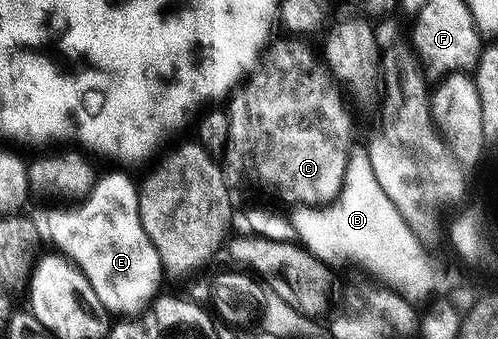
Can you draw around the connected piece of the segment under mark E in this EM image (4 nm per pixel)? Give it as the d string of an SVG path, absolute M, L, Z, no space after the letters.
M113 170L110 176L102 175L98 179L97 183L93 185L92 190L89 192L88 196L84 200L80 201L76 206L70 207L73 208L70 212L45 212L41 217L36 217L35 223L37 225L37 233L41 236L42 241L54 244L56 251L60 255L64 256L66 260L70 261L74 268L77 268L78 271L85 276L87 282L91 286L91 290L95 292L95 298L99 298L102 309L106 313L112 314L112 312L118 312L117 316L121 318L132 318L145 311L150 304L153 303L155 297L158 295L161 280L163 281L163 273L161 270L161 263L159 262L157 251L153 246L151 246L147 234L143 230L143 226L139 222L139 202L137 201L137 190L138 185L136 183L132 184L127 177L124 176L124 171Z

